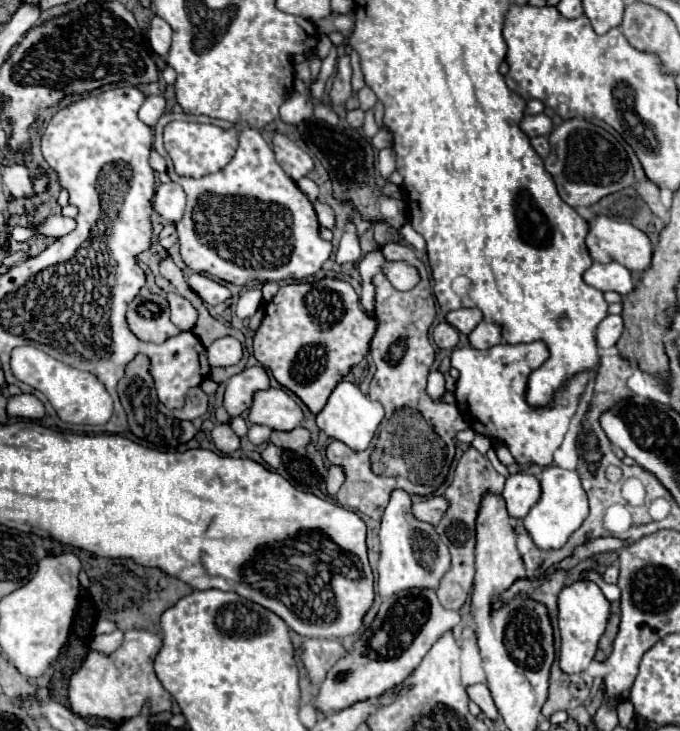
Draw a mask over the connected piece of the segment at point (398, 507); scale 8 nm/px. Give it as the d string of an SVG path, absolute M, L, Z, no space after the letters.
M392 491L390 503L380 525L380 561L378 561L378 595L390 597L404 589L438 589L438 581L450 569L450 551L438 537L434 525L418 521L410 513L412 499L404 491Z

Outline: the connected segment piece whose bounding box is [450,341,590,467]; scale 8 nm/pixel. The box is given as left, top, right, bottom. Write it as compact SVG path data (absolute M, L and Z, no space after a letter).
M542 341L518 345L500 343L484 351L474 347L456 347L450 357L452 367L460 371L454 395L462 417L476 433L502 441L510 449L514 461L520 465L536 463L540 467L546 467L552 463L552 455L562 445L570 421L576 413L578 401L590 381L590 371L576 373L574 377L570 377L570 381L562 383L562 387L554 393L550 405L532 407L526 401L528 377L546 361L546 357L550 357L550 353Z

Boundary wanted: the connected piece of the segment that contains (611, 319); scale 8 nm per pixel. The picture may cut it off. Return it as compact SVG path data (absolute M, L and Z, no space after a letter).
M608 315L596 327L596 345L602 347L602 349L616 345L618 337L622 335L622 329L624 329L622 317L620 315Z

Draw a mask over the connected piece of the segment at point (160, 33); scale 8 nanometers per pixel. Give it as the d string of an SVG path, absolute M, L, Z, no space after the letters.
M154 15L150 29L148 29L148 41L158 55L166 57L166 53L170 49L170 37L172 37L170 25L166 25L166 21L162 21L162 17Z

